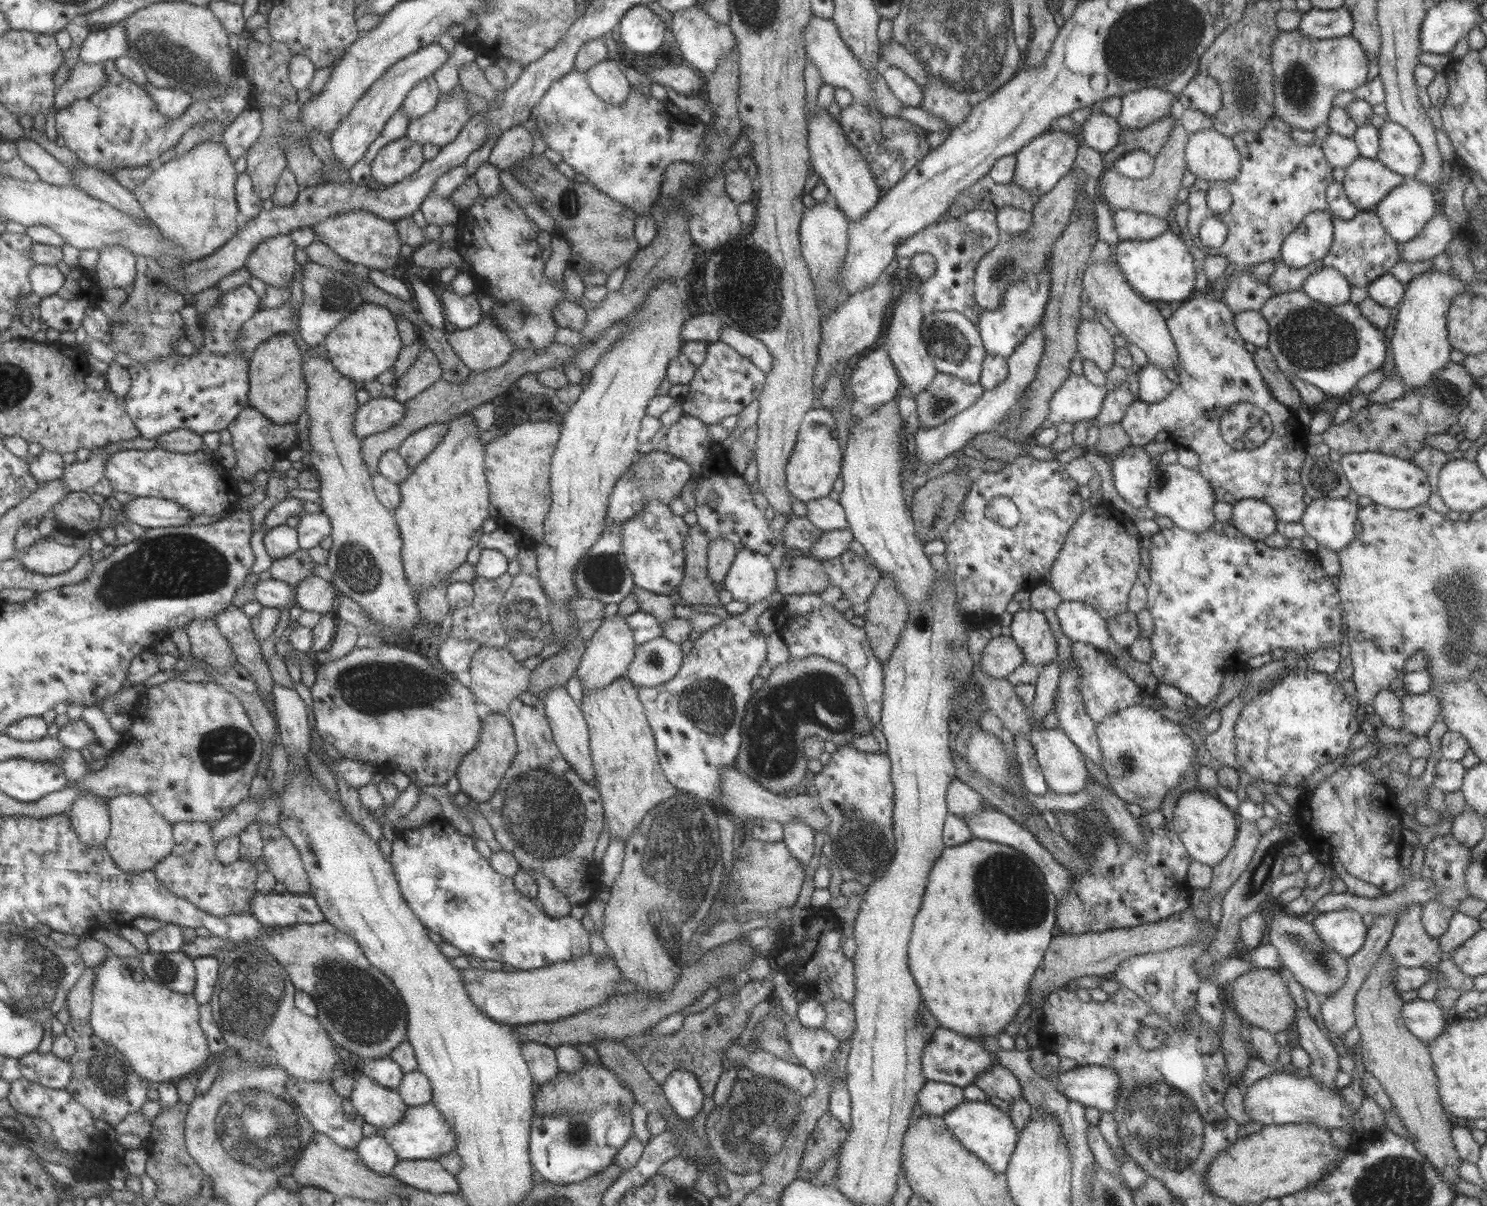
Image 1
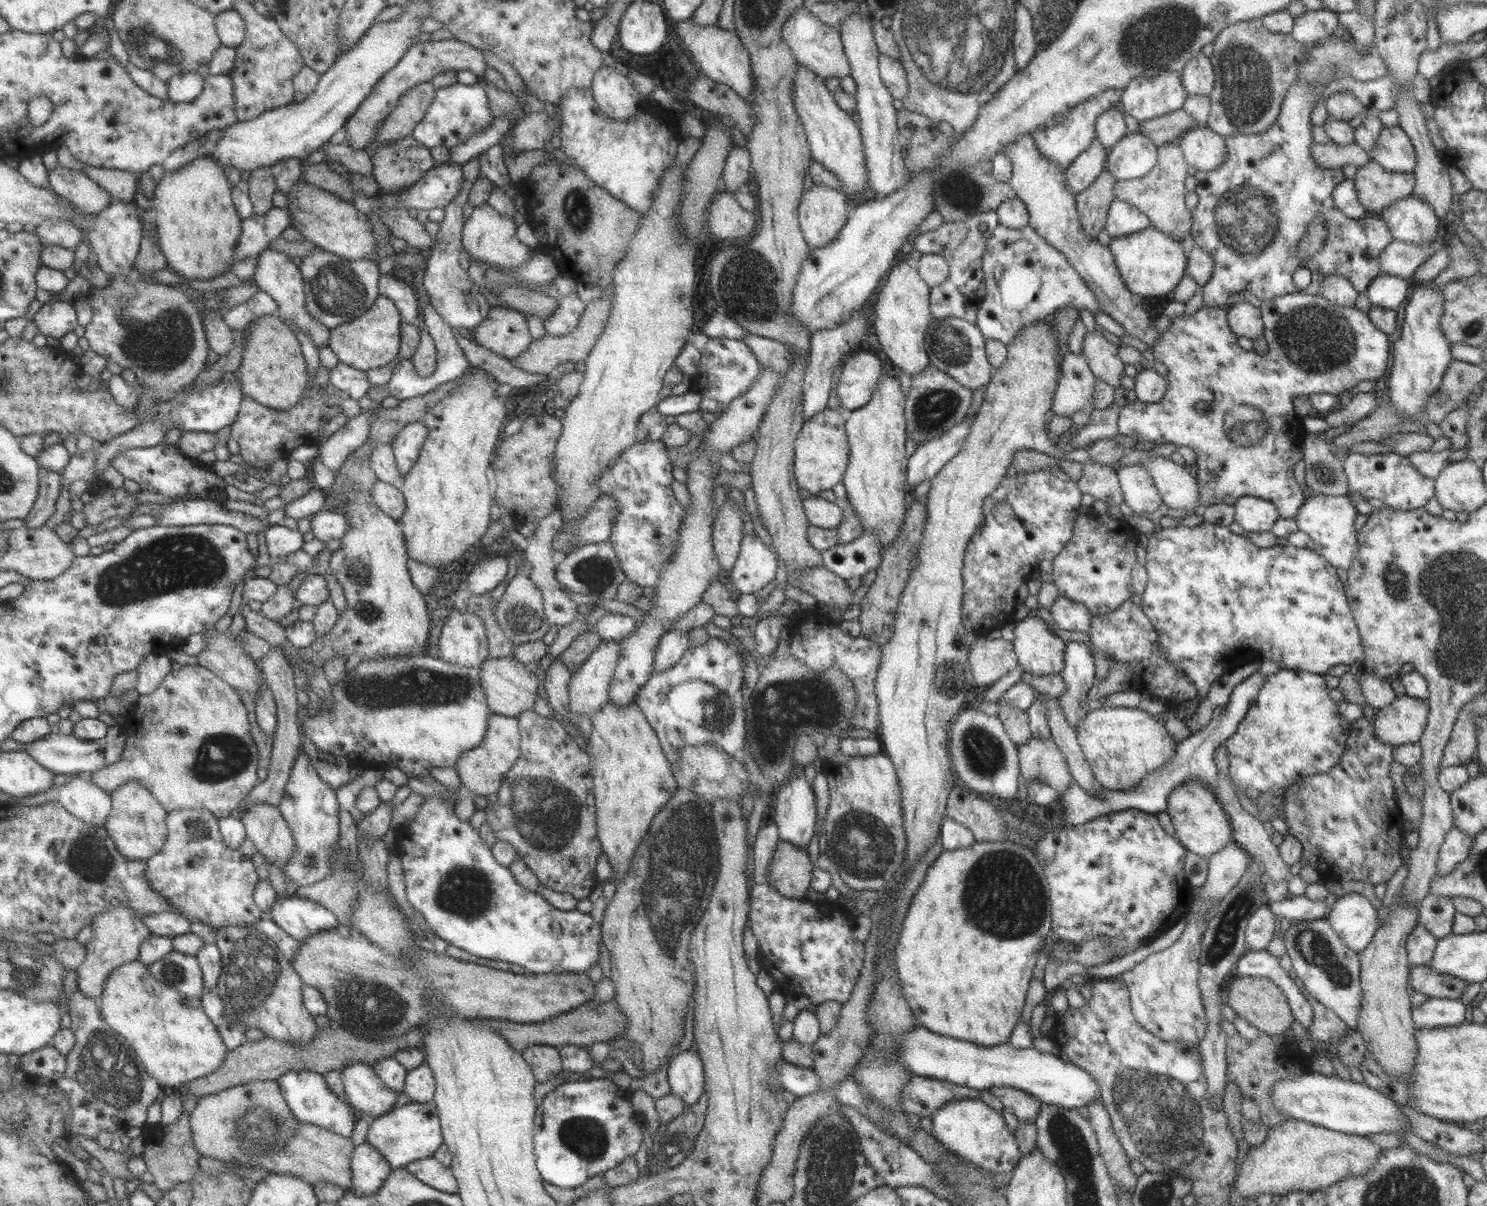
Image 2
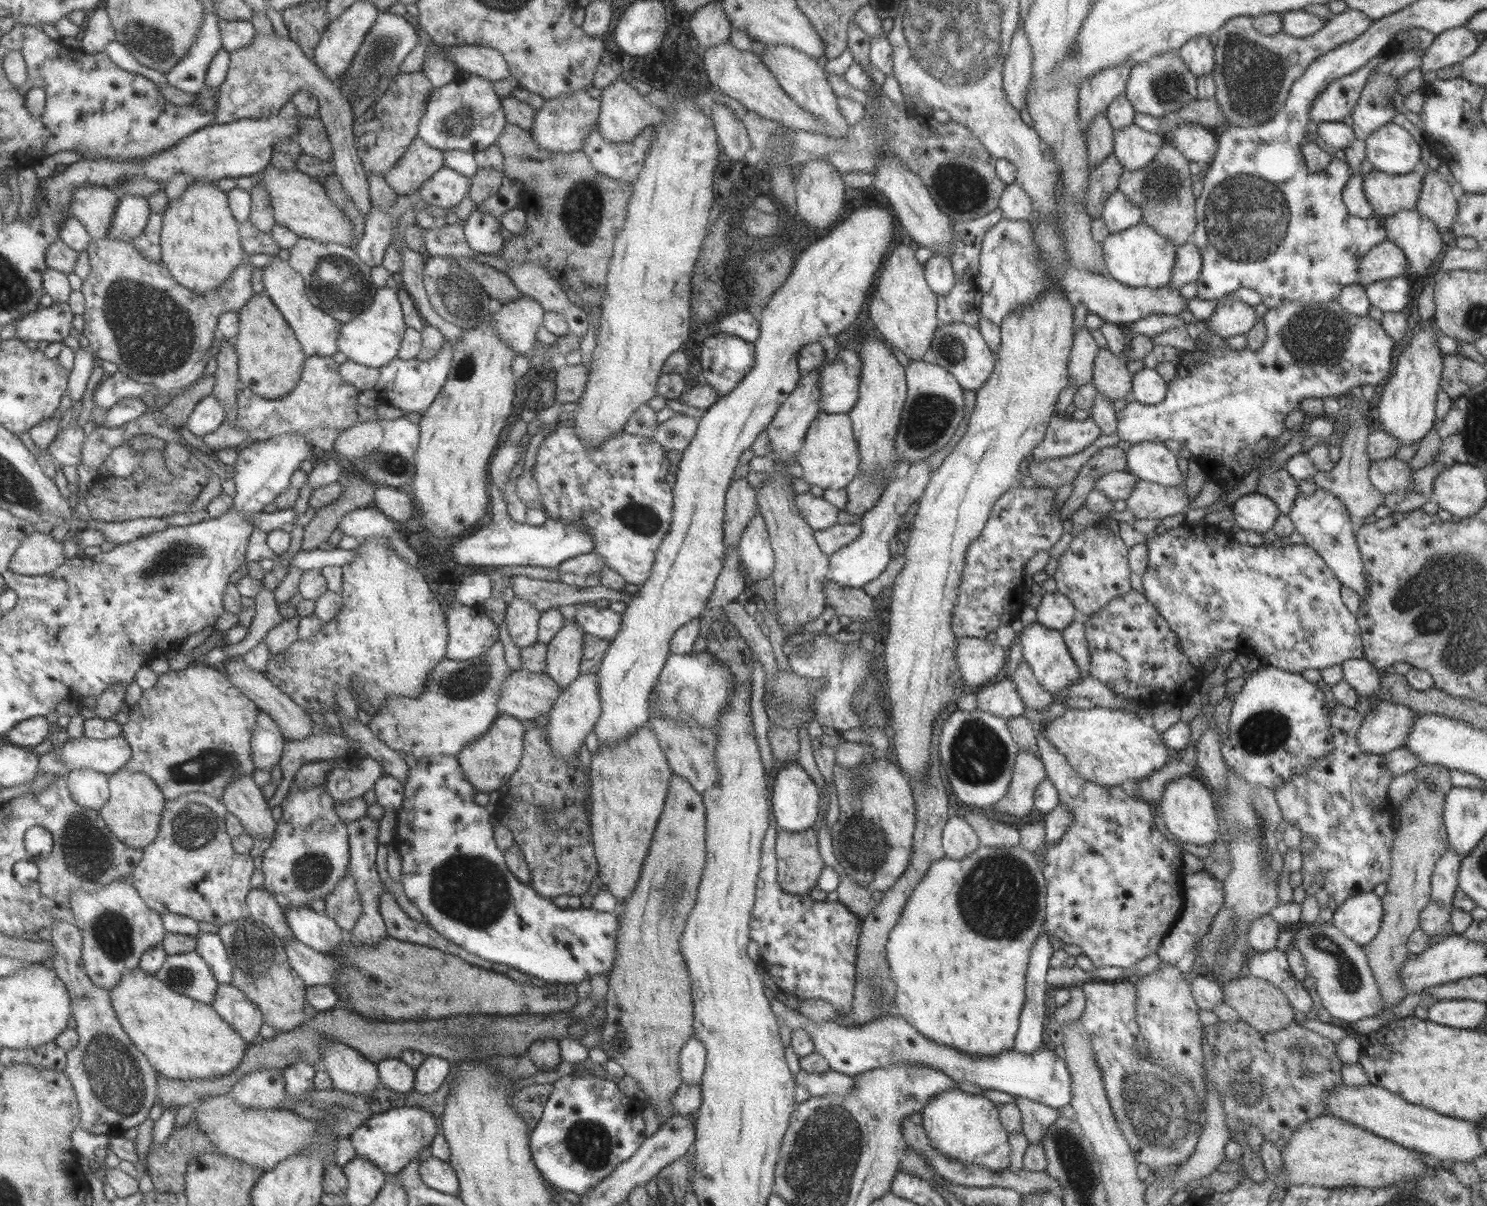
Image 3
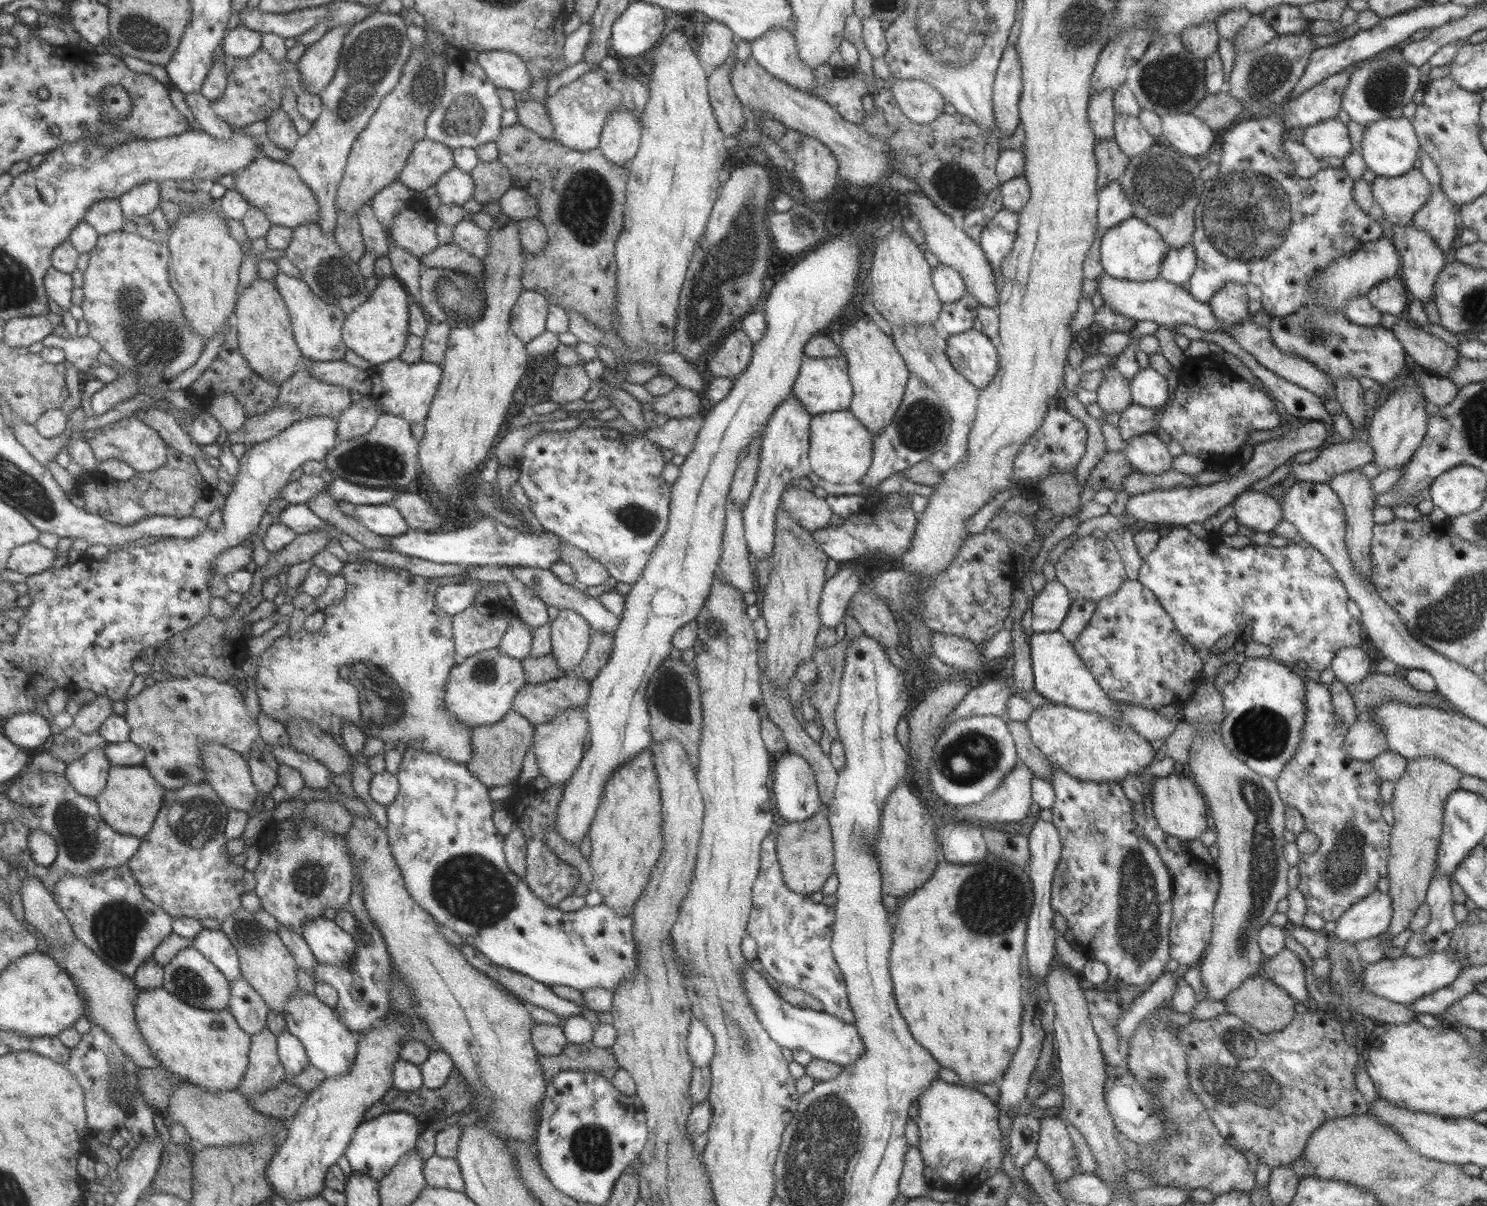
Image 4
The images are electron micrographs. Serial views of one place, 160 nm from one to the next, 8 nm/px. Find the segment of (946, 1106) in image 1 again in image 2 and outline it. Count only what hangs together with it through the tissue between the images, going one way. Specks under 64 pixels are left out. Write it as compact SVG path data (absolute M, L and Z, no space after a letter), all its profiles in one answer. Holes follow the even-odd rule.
M913 1074L901 1089L899 1097L903 1113L912 1113L920 1118L931 1118L937 1113L937 1108L964 1099L979 1099L979 1090Z

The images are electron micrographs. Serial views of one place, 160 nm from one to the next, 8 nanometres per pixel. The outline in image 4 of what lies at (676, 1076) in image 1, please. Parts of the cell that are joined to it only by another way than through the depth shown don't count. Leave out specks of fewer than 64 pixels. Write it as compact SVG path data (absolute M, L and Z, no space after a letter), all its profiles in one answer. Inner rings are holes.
M690 1018L690 1029L686 1036L686 1053L693 1068L708 1066L714 1053L714 1038L707 1027L696 1018Z

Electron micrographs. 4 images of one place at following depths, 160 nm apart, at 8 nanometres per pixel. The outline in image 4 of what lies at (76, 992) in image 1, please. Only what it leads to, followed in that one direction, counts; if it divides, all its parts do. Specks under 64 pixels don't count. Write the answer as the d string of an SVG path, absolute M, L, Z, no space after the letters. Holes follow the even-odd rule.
M127 864L87 876L68 874L53 893L72 922L76 936L97 956L129 977L135 978L137 967L172 933L173 916L144 896L140 882Z

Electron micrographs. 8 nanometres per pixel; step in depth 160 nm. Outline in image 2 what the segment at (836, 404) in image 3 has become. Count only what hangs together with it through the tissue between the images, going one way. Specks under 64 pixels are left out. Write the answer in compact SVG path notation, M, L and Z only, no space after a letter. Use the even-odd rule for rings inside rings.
M855 352L841 365L835 392L842 404L841 411L846 414L869 402L884 370L883 363L873 352Z

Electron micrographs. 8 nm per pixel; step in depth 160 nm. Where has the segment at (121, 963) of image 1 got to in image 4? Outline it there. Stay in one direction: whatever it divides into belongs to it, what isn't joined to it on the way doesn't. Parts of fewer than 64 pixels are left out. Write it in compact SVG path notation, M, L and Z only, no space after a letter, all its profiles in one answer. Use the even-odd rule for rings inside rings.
M162 986L138 989L135 1005L140 1035L163 1069L187 1083L209 1090L223 1092L239 1086L248 1063L250 1036L237 1026L228 1010L195 1008Z

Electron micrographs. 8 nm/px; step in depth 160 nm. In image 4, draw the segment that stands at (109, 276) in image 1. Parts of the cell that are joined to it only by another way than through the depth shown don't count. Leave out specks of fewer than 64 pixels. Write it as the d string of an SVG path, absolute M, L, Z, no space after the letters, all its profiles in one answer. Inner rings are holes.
M149 181L138 184L133 191L127 192L119 200L126 220L135 220L137 217L151 213L160 202L159 186L163 182Z

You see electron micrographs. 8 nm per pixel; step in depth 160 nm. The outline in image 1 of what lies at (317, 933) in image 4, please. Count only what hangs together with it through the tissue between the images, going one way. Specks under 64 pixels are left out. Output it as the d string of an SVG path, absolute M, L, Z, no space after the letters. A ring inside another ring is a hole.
M256 893L250 900L250 914L267 927L286 927L297 923L323 921L323 915L310 895Z

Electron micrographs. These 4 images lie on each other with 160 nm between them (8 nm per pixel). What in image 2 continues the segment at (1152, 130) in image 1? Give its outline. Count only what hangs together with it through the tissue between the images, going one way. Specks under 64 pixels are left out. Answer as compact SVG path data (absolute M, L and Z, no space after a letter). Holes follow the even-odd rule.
M1181 108L1172 113L1165 113L1161 116L1139 123L1137 133L1147 137L1155 147L1170 143L1172 139L1181 137L1188 129L1195 128L1194 118Z

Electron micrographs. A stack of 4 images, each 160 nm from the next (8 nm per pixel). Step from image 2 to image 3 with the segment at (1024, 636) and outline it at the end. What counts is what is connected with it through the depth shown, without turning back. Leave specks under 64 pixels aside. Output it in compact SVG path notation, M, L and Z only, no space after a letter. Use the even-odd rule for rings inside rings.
M1035 622L1034 624L1029 624L1029 626L1021 627L1018 635L1024 664L1029 666L1036 682L1045 691L1055 694L1081 680L1079 669L1071 659L1071 655L1069 655L1059 631L1045 628Z

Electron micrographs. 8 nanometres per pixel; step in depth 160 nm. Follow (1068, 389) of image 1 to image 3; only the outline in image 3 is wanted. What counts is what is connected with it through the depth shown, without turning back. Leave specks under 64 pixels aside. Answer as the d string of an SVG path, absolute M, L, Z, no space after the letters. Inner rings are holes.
M1087 328L1075 331L1067 361L1068 384L1079 389L1092 380L1092 362L1098 347Z

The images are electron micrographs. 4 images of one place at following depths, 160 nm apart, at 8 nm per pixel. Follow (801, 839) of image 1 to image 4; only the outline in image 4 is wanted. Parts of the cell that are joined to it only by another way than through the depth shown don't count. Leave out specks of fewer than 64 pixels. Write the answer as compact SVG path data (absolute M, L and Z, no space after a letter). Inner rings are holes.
M786 752L776 757L771 786L773 798L775 798L775 808L785 823L803 822L819 811L820 796L813 771L800 755Z

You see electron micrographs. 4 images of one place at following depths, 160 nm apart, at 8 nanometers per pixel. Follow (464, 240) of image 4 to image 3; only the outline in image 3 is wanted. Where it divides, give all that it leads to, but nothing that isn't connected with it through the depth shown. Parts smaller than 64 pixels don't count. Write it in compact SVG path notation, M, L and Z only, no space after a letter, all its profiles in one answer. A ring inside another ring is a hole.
M473 210L464 220L462 233L471 250L482 255L495 255L504 245L499 233L500 222L489 213Z

